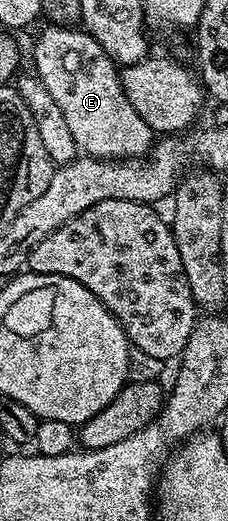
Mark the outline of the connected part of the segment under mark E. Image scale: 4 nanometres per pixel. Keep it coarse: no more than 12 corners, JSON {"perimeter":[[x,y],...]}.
{"perimeter":[[82,28],[37,36],[34,73],[77,147],[135,160],[154,131]]}

